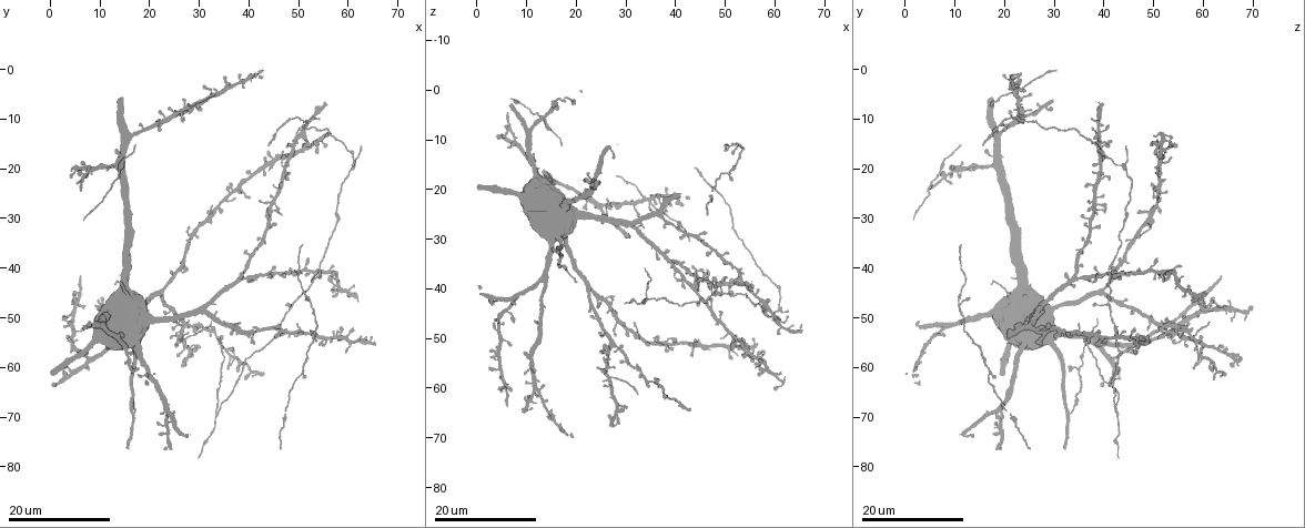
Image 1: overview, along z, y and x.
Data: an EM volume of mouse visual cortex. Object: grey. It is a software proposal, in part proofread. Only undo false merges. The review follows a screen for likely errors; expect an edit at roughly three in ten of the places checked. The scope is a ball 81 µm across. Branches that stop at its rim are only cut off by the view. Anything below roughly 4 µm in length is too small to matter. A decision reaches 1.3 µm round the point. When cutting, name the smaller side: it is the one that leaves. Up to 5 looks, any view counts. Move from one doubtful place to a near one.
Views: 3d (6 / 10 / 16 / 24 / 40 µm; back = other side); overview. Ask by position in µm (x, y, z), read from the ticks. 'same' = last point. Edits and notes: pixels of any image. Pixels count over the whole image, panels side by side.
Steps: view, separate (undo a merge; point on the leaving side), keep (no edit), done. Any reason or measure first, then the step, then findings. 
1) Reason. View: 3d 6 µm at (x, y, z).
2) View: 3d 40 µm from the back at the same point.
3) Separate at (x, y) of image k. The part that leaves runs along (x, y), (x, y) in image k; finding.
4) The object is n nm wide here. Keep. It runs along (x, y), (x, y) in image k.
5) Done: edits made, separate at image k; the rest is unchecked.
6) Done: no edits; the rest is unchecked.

View: 3d 16 µm at (17.0, 69.0, 33.5).

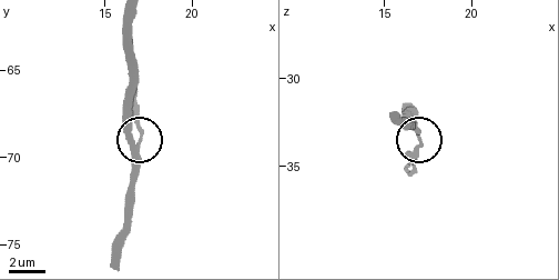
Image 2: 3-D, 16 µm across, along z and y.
View: 3d 10 µm at (16.9, 69.1, 33.3).

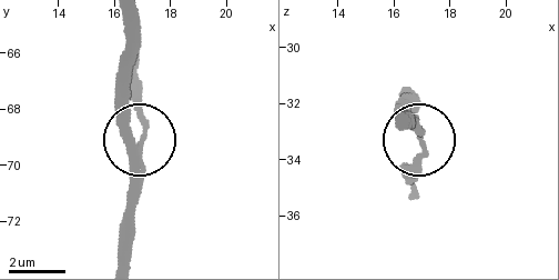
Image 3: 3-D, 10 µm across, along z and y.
Separate at (144, 128) of image 3. A second neuron is stuck on.

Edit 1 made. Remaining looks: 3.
View: overview.

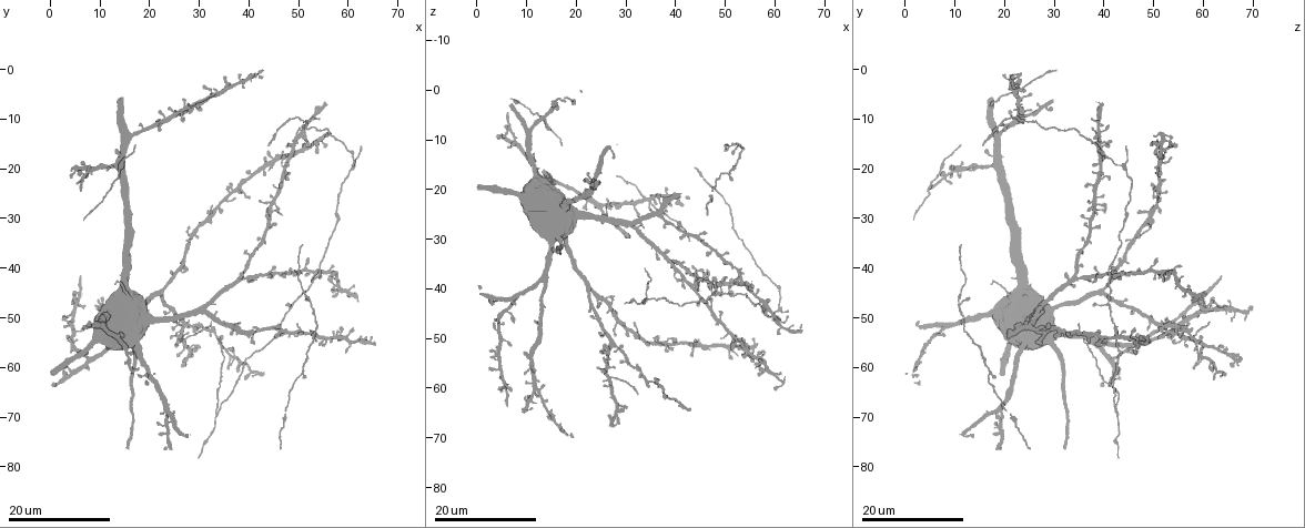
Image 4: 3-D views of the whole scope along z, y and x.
Thin arm on a thick one. View: 3d 16 µm at (33.5, 4.5, 21.5).

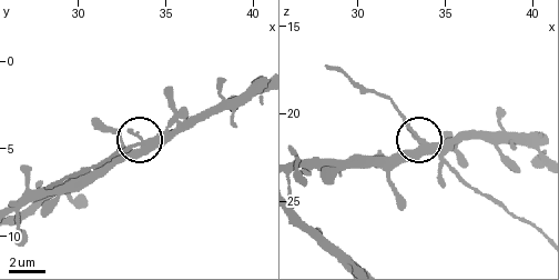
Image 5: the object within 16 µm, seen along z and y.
View: 3d 10 µm at (33.7, 4.6, 21.6).

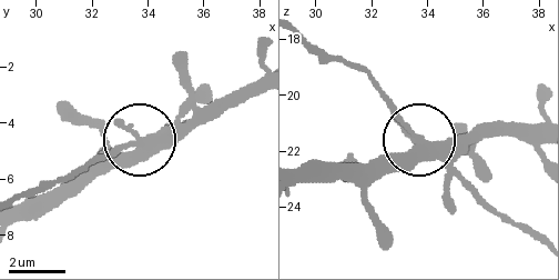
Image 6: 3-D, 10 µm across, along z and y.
Keep. It runs along (20, 220), (84, 187), (138, 141), (94, 158) in image 6; one neuron here.

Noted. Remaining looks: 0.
Done: edits made, separate at image 3; the rest is unchecked.

